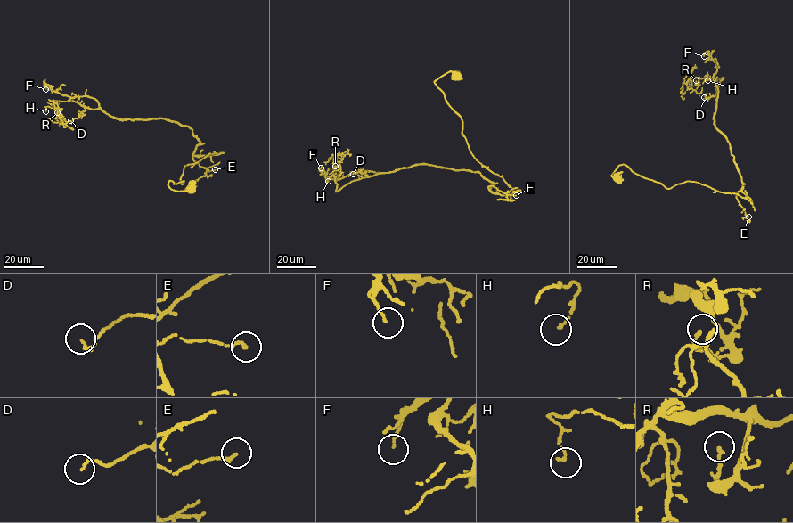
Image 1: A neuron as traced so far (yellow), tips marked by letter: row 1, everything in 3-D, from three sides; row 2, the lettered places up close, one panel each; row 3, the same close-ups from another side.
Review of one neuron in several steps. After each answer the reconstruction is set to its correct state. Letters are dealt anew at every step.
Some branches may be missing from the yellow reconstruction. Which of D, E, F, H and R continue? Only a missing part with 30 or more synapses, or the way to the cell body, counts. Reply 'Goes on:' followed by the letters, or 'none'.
Goes on: none

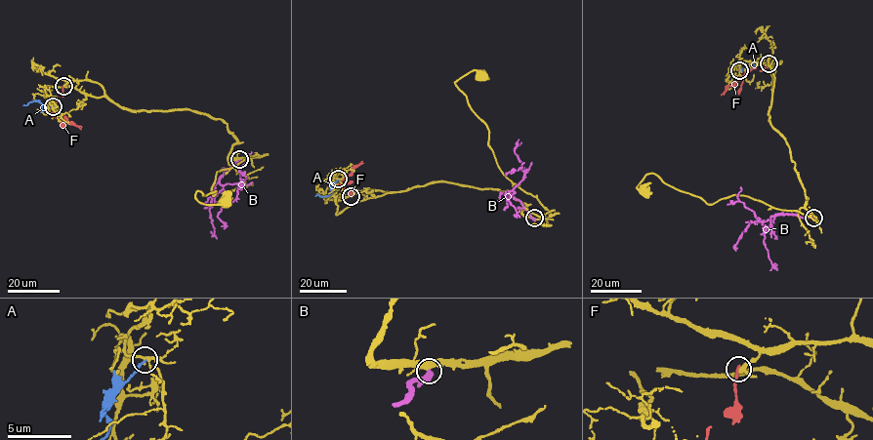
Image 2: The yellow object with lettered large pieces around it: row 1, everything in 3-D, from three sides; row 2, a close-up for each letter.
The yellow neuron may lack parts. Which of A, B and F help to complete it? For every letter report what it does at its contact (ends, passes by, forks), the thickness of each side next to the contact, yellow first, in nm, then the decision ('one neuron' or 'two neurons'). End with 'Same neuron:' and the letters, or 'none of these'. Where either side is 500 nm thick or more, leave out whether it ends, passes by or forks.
A: it ends | 170/200 nm | two neurons
B: it passes by | 360/340 nm | two neurons
F: it ends | 260/200 nm | two neurons
Same neuron: none of these

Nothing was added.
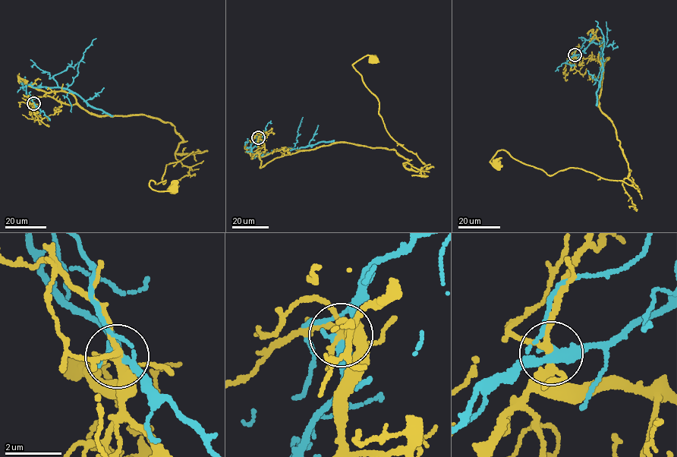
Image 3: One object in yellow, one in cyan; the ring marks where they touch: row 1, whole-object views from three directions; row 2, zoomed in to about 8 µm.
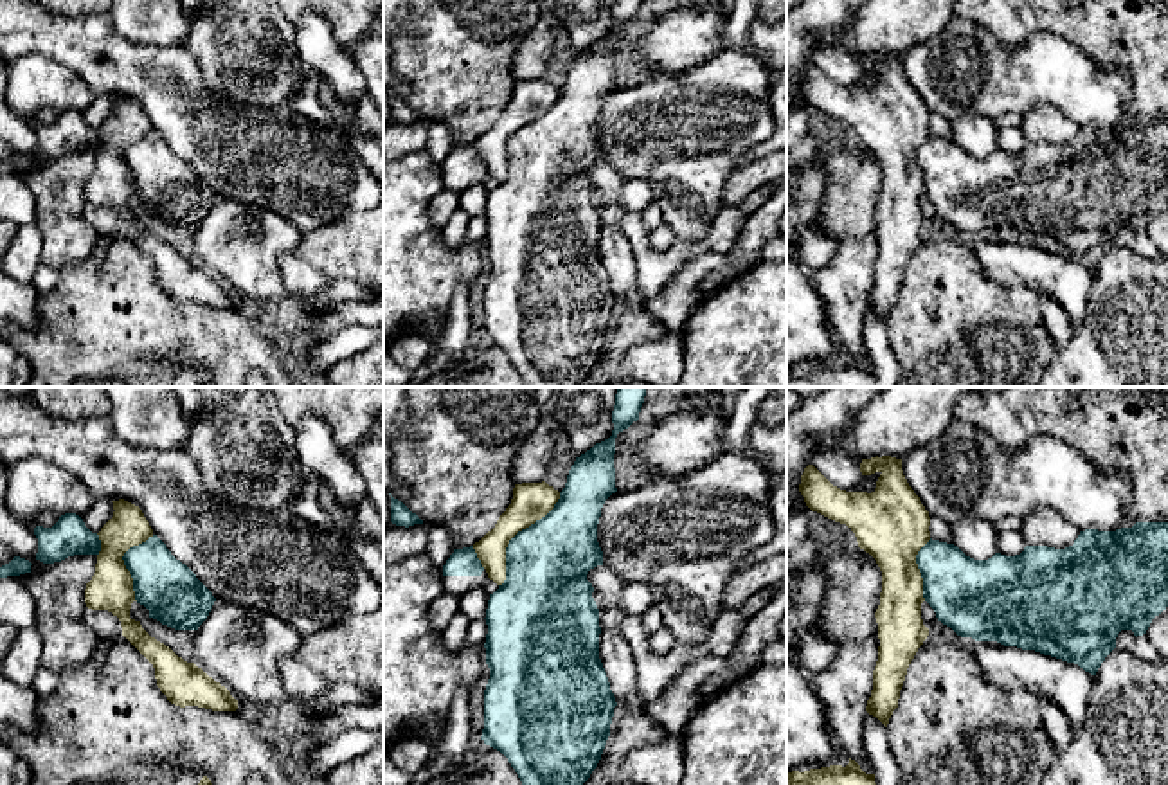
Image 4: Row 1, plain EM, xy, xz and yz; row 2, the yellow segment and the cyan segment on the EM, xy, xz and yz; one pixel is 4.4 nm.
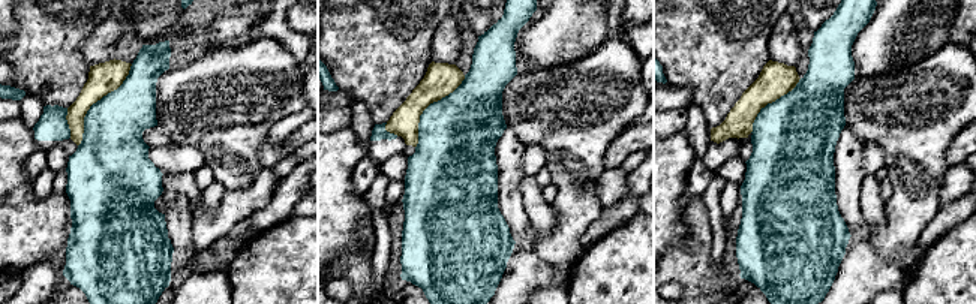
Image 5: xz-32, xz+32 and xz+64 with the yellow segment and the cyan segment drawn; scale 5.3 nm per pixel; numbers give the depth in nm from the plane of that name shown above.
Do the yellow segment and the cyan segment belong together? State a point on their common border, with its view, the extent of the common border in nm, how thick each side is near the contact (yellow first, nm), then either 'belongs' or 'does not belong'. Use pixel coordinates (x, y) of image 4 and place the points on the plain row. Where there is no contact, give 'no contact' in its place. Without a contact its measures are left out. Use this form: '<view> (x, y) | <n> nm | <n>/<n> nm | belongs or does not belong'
xz (515, 130) | 500 nm | 170/360 nm | does not belong

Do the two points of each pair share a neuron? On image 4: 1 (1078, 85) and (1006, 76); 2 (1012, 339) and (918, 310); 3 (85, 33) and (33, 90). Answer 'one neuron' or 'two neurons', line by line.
1: one neuron
2: one neuron
3: two neurons

